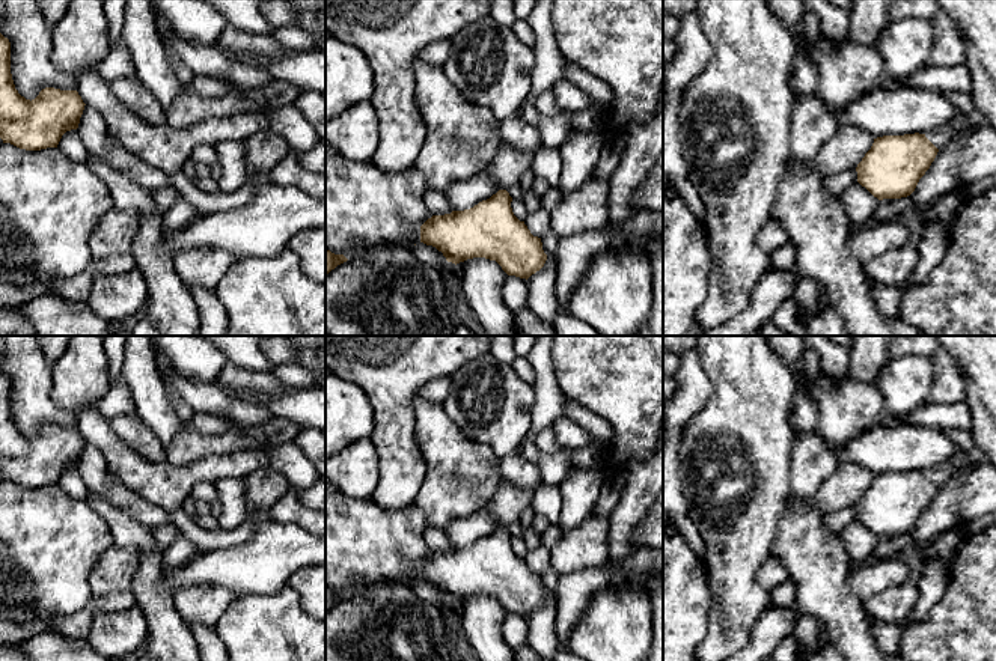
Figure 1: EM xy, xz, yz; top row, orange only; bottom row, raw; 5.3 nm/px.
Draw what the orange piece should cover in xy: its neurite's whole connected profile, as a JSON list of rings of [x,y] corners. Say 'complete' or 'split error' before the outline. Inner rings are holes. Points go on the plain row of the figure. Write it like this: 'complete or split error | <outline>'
complete | [[[0,370],[0,476],[26,488],[57,485],[66,468],[77,467],[84,447],[77,428],[45,425],[35,437],[26,437],[15,426],[11,411],[11,379]]]

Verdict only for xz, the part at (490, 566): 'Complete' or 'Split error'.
Complete

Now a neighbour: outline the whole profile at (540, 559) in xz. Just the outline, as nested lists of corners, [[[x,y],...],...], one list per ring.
[[[544,544],[535,550],[530,550],[524,559],[533,574],[541,575],[551,566],[551,553]]]

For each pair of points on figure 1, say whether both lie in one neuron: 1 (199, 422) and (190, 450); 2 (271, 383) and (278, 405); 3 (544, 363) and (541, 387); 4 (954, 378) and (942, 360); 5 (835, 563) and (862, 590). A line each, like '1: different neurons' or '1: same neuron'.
1: different neurons
2: different neurons
3: same neuron
4: same neuron
5: different neurons

